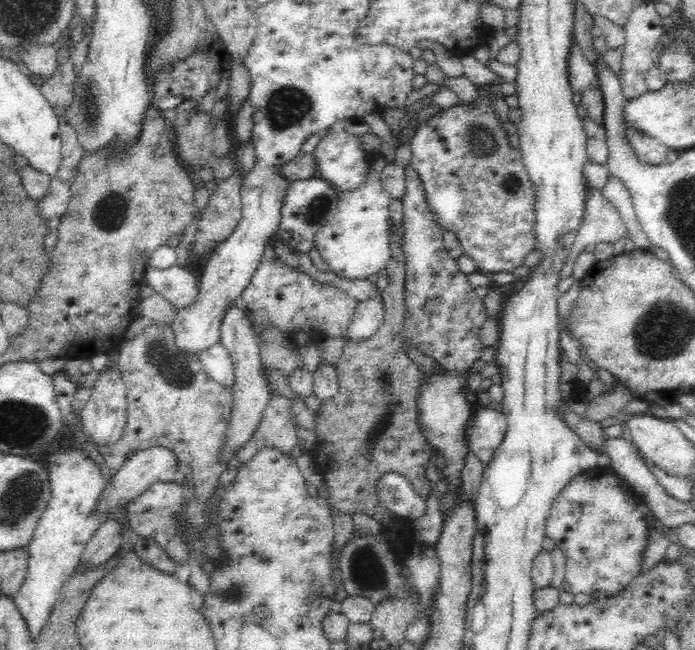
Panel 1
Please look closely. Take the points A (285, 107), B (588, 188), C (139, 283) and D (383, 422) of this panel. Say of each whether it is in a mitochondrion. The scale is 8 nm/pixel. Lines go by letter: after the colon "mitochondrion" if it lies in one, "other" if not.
A: mitochondrion
B: other
C: other
D: mitochondrion

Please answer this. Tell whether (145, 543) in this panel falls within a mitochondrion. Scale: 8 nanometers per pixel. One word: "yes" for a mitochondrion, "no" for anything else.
no

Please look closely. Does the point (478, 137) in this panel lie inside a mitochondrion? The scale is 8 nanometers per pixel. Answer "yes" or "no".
yes

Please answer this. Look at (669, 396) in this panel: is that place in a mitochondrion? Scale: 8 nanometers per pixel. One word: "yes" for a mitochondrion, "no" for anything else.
no

